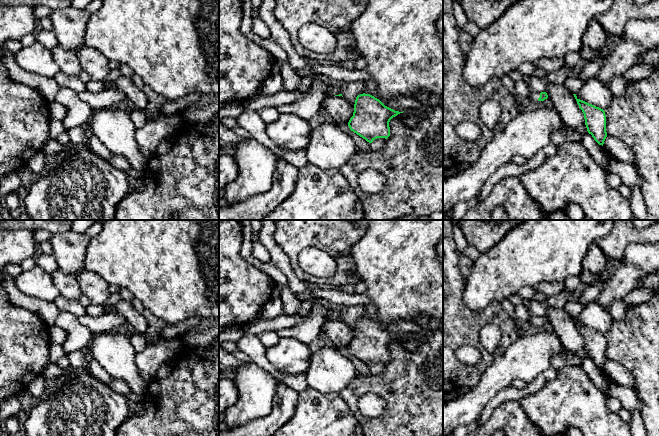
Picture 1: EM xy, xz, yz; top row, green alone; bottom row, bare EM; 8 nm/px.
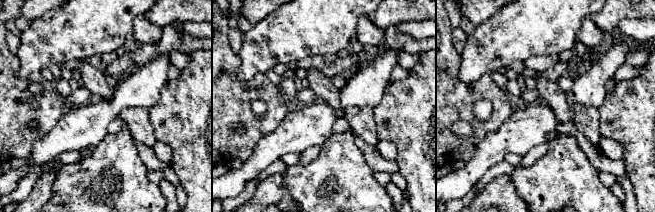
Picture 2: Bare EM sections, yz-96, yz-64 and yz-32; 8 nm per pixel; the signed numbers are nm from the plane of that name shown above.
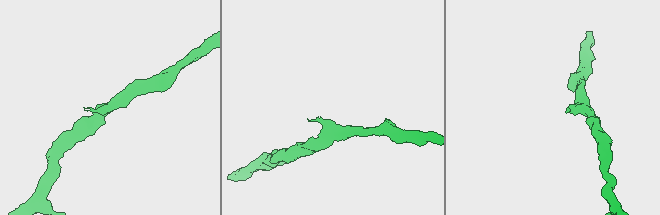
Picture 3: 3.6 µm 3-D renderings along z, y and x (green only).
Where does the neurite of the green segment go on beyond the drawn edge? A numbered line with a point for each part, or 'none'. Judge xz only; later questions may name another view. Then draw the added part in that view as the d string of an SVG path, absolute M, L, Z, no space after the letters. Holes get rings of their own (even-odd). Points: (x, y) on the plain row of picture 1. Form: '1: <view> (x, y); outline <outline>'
1: xz (331, 313); outline M325 308L325 309L326 309L326 314L324 320L341 318L342 310L338 310L334 308L328 308L328 309Z

